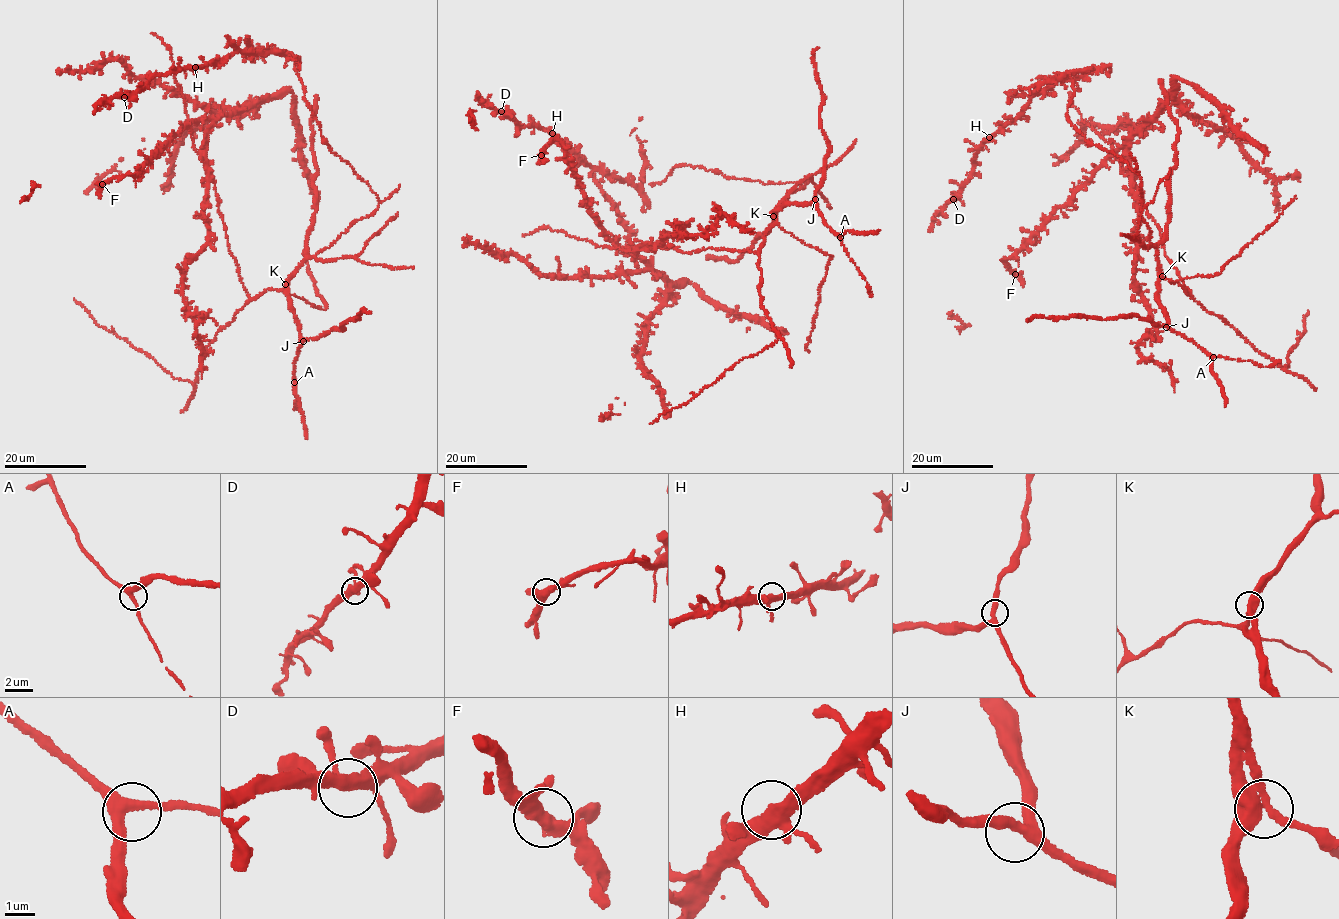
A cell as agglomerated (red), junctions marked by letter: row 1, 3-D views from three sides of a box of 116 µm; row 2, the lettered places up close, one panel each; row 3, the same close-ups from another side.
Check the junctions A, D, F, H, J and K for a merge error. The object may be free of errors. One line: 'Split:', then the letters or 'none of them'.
Split: none of them

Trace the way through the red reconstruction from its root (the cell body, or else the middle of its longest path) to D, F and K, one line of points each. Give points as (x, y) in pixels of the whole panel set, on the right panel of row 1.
D: (1159, 263), (1140, 215), (1140, 175), (1087, 141), (1068, 119), (1069, 73), (984, 140), (953, 199)
F: (1159, 263), (1164, 276), (1189, 293), (1166, 257), (1160, 227), (1133, 187), (1126, 145), (1004, 260), (1015, 274)
K: (1159, 263), (1162, 276)

